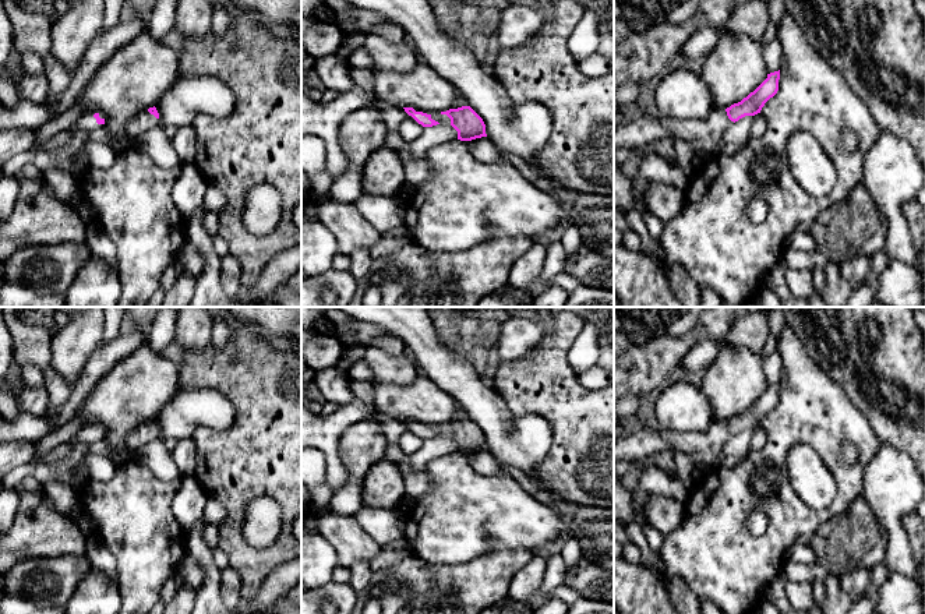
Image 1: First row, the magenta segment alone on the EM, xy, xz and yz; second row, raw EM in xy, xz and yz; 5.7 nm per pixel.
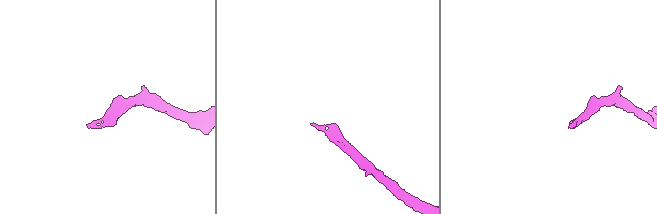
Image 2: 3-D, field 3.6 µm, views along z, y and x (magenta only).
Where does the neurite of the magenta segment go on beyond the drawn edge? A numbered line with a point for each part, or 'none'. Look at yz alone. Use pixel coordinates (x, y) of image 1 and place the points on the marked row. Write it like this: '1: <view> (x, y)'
1: yz (705, 136)

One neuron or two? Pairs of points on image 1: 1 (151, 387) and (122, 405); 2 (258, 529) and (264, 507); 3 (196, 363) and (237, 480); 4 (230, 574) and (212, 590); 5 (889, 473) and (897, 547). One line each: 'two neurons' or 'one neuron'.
1: one neuron
2: one neuron
3: one neuron
4: two neurons
5: one neuron

